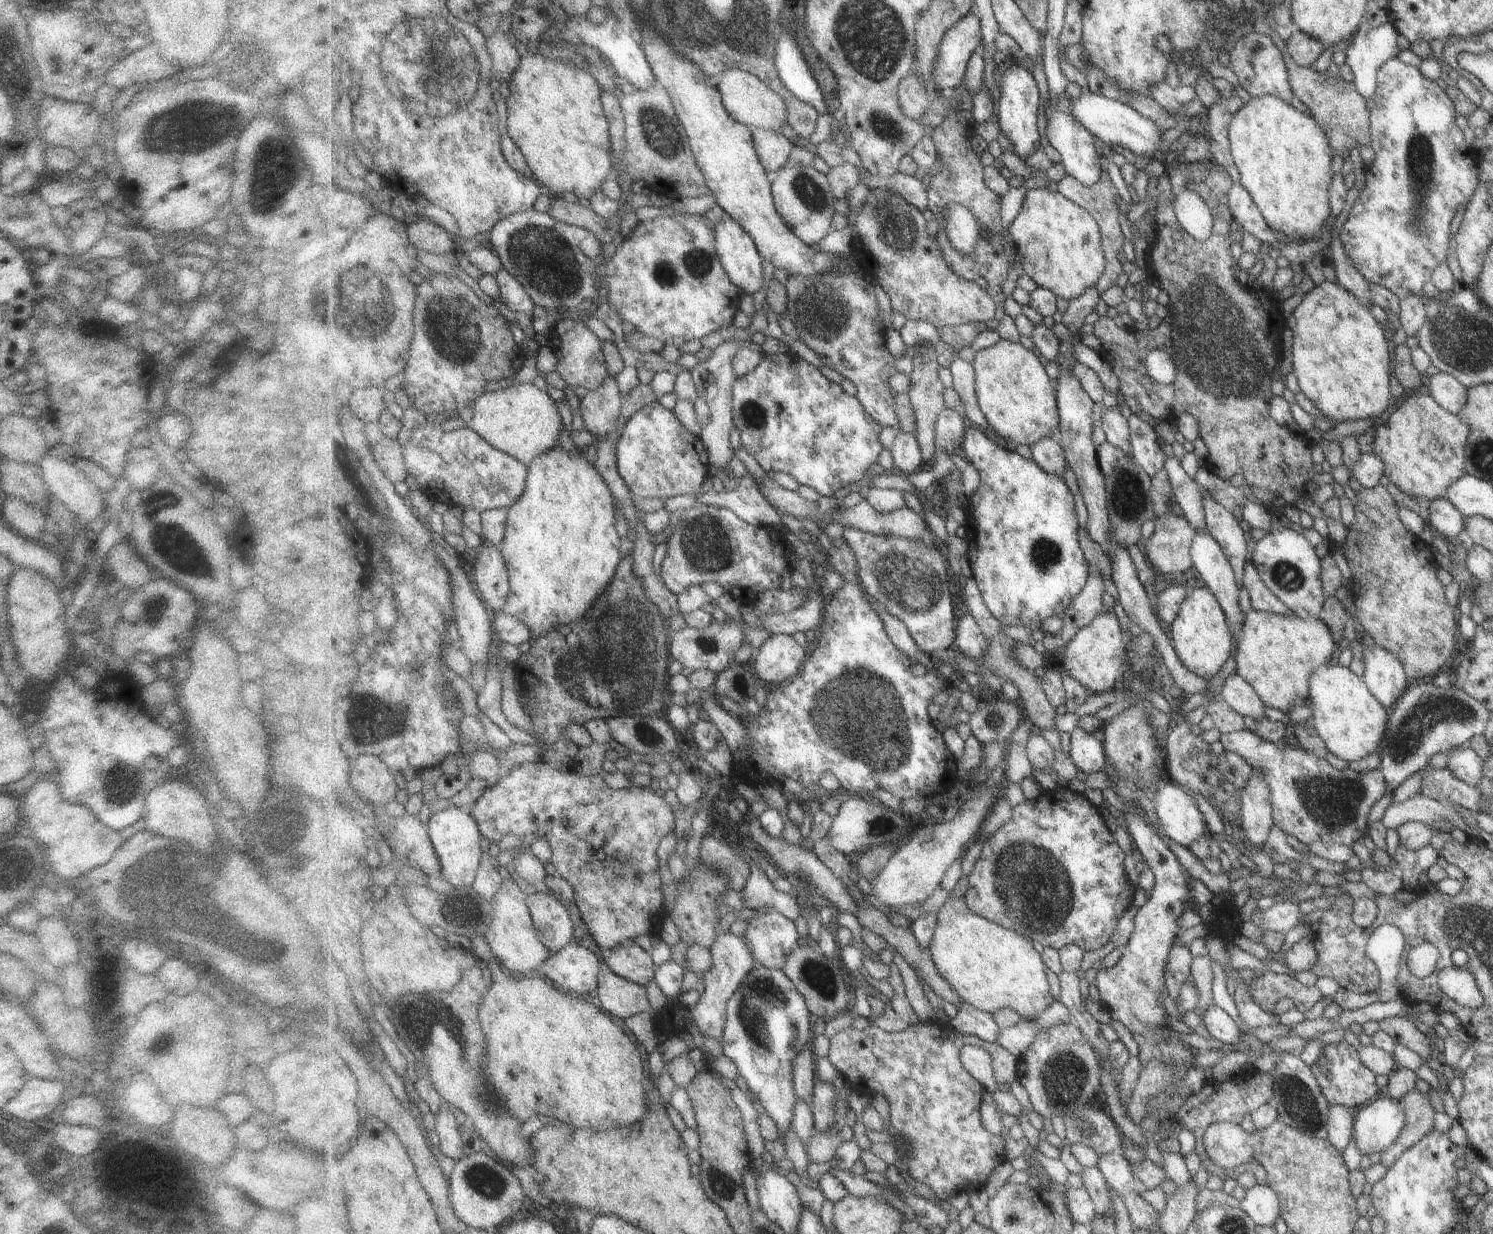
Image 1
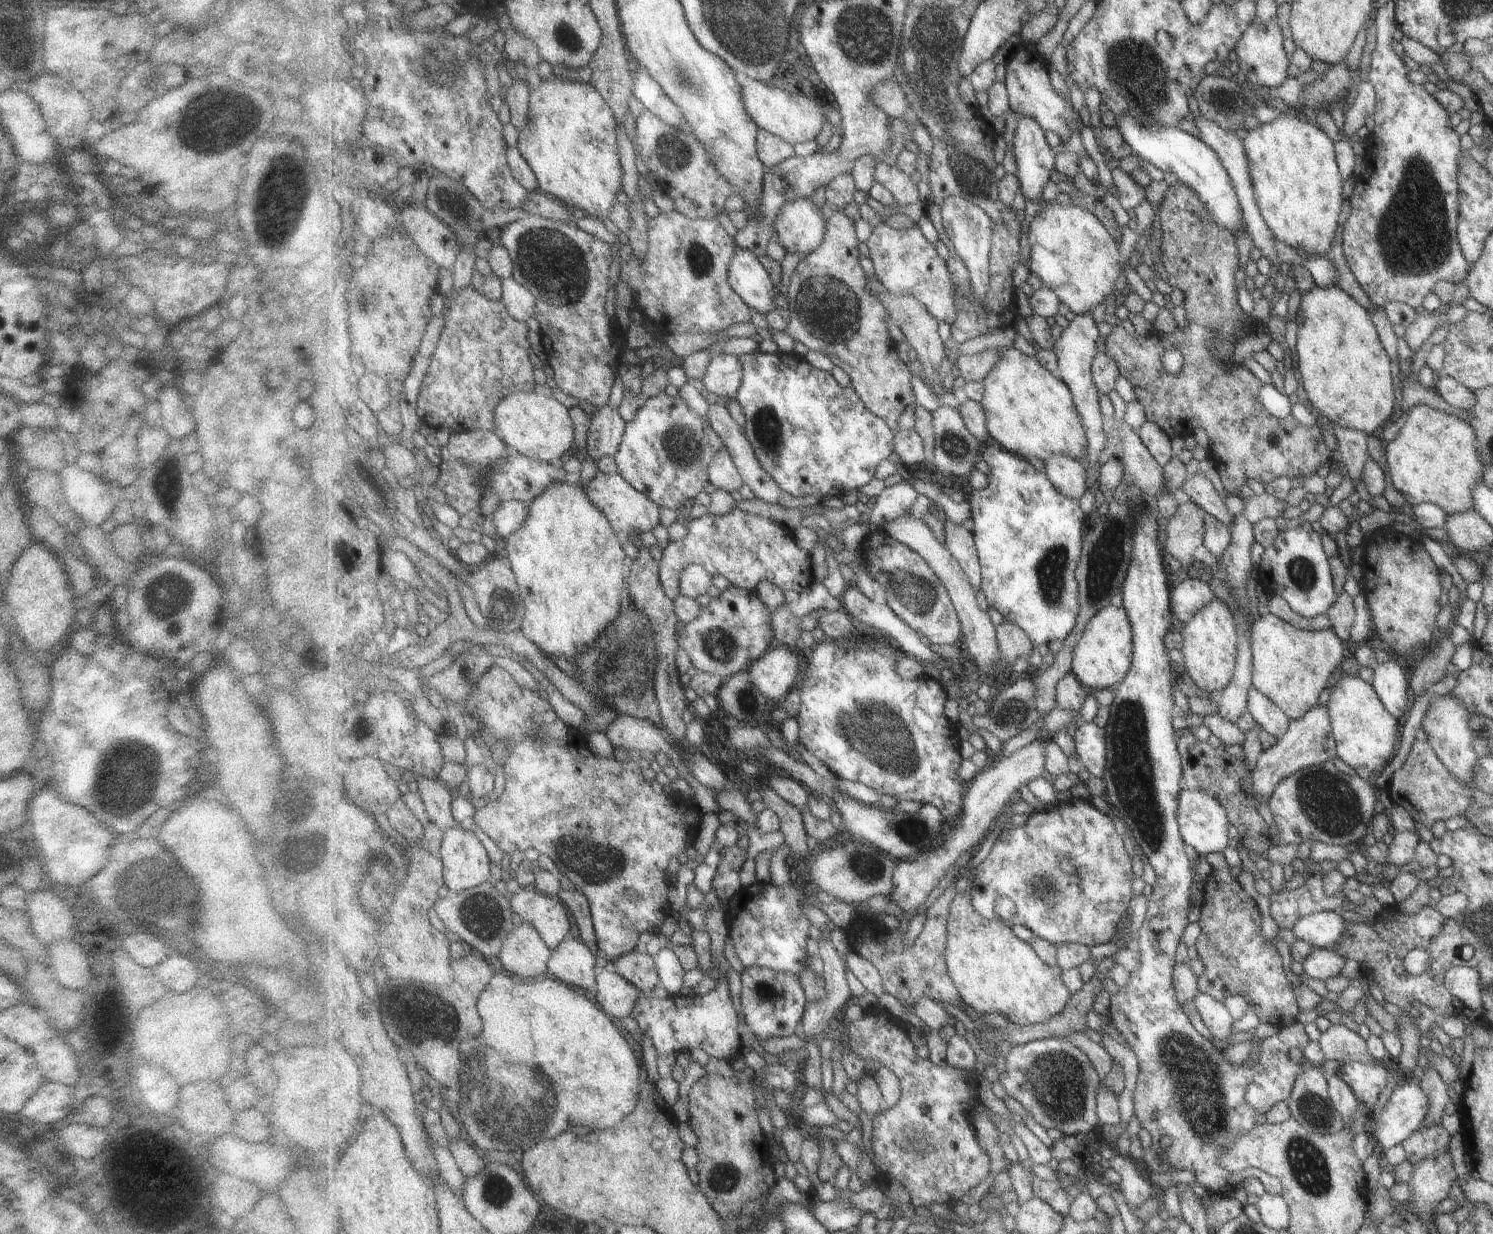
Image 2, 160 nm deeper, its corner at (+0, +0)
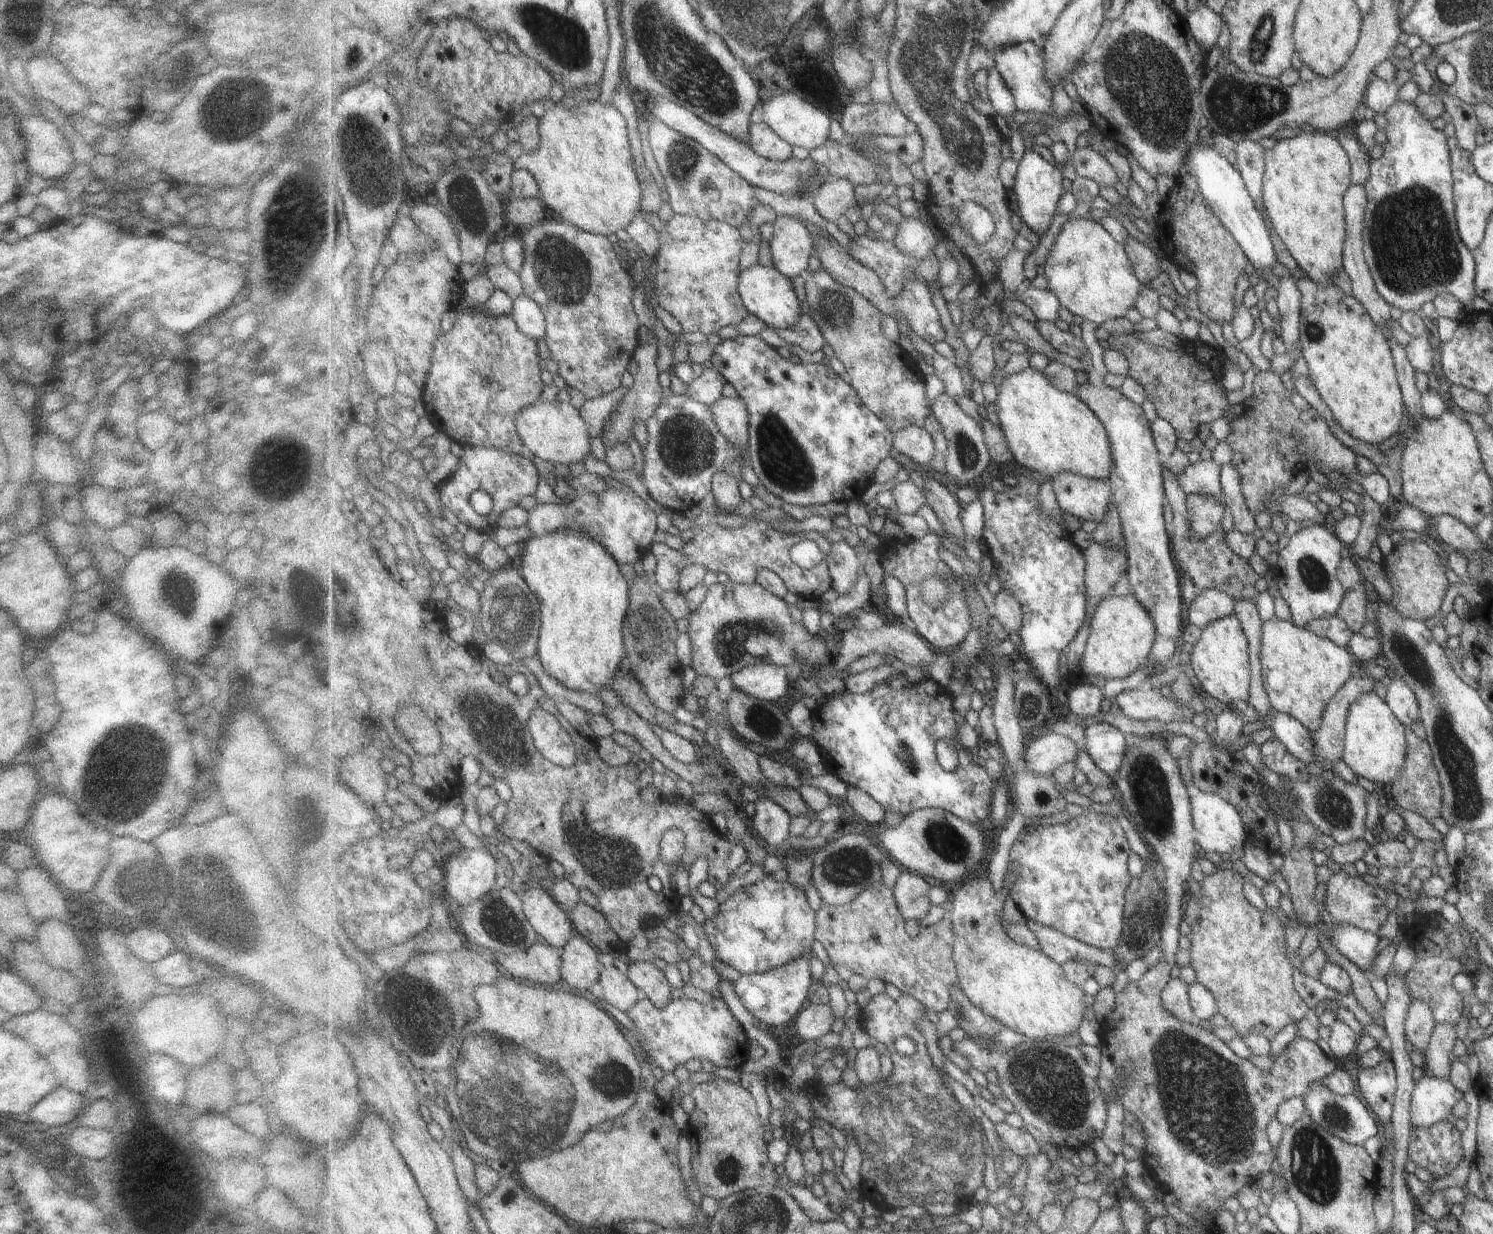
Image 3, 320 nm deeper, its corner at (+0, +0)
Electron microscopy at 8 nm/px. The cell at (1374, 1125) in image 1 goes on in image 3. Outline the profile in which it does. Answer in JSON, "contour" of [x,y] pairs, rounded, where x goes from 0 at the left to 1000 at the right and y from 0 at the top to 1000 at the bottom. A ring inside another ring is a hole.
{"contour":[[[955,871],[947,877],[944,887],[943,908],[944,912],[956,912],[968,907],[972,897],[980,890],[968,873]]]}

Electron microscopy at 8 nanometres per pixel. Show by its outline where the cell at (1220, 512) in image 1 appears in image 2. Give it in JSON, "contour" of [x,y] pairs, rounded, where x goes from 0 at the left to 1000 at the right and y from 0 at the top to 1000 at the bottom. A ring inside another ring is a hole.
{"contour":[[[806,385],[796,387],[791,394],[794,404],[801,407],[808,416],[815,419],[824,427],[825,418],[820,412],[820,404],[815,399],[812,391]]]}

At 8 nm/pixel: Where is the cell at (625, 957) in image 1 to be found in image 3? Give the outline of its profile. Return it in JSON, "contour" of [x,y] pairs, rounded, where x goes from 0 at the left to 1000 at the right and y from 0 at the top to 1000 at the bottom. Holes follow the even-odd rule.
{"contour":[[[438,779],[423,780],[420,791],[439,816],[444,817],[449,810],[449,797],[447,794],[445,787],[440,784]]]}

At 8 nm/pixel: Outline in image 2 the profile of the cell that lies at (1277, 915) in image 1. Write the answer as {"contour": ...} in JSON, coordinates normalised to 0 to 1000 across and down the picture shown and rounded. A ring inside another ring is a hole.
{"contour":[[[882,738],[869,744],[864,754],[867,760],[879,768],[891,770],[902,757],[900,744],[895,738]]]}

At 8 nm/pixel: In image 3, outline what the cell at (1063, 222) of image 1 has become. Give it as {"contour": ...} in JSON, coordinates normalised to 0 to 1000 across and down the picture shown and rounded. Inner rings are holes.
{"contour":[[[729,175],[715,178],[711,182],[699,216],[700,224],[703,227],[703,233],[709,241],[711,248],[719,255],[721,254],[725,259],[737,263],[742,259],[755,256],[756,250],[760,248],[763,239],[767,233],[763,227],[760,213],[758,212],[757,207],[755,206],[752,198],[748,196],[737,182],[731,178]]]}

